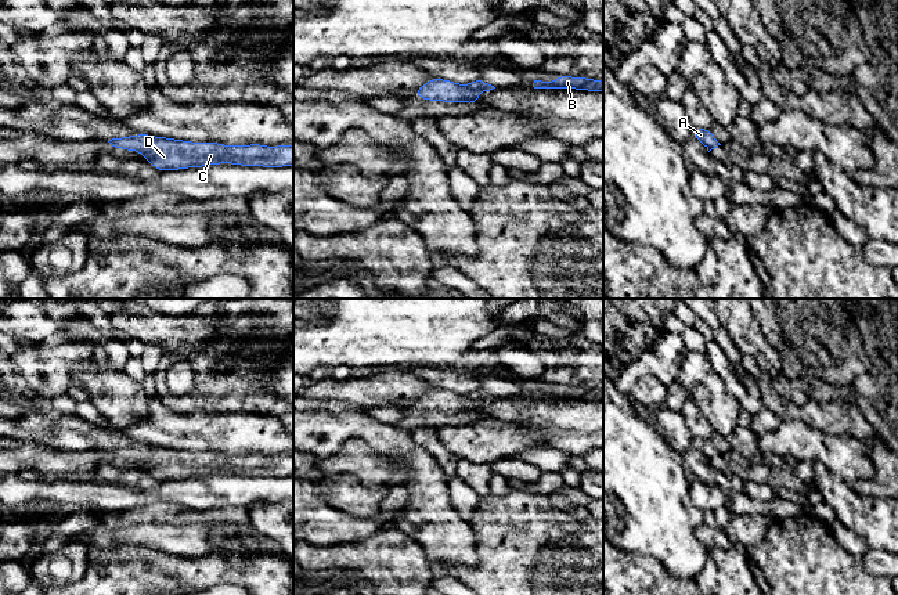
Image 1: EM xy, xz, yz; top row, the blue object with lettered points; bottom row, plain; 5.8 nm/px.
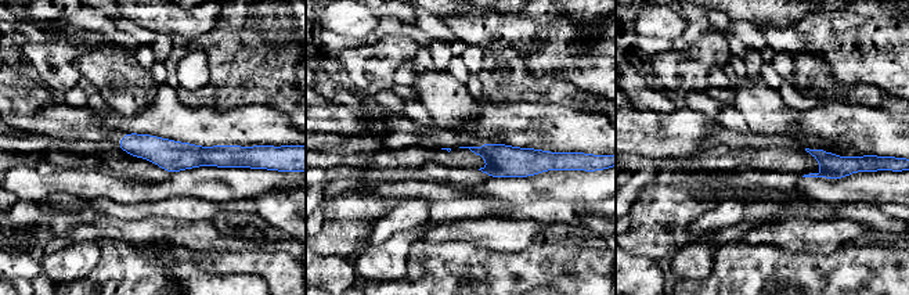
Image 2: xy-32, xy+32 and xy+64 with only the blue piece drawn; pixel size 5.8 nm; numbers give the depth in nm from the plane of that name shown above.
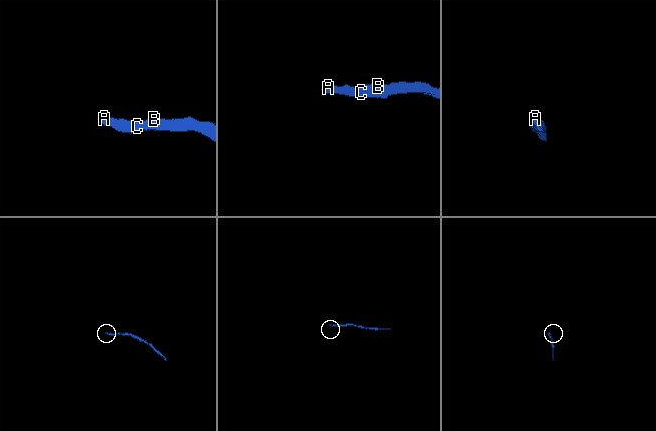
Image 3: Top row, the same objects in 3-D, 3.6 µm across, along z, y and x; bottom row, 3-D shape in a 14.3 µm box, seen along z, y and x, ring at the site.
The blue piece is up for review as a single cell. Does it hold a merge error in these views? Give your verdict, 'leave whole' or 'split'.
leave whole

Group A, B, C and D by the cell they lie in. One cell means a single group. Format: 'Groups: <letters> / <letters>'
Groups: A B C D

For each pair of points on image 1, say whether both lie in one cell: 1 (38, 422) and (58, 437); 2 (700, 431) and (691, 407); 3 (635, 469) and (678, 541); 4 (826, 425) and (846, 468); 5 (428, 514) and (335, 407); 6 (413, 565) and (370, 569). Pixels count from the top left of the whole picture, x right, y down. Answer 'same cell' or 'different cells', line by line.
1: same cell
2: same cell
3: same cell
4: different cells
5: different cells
6: same cell

